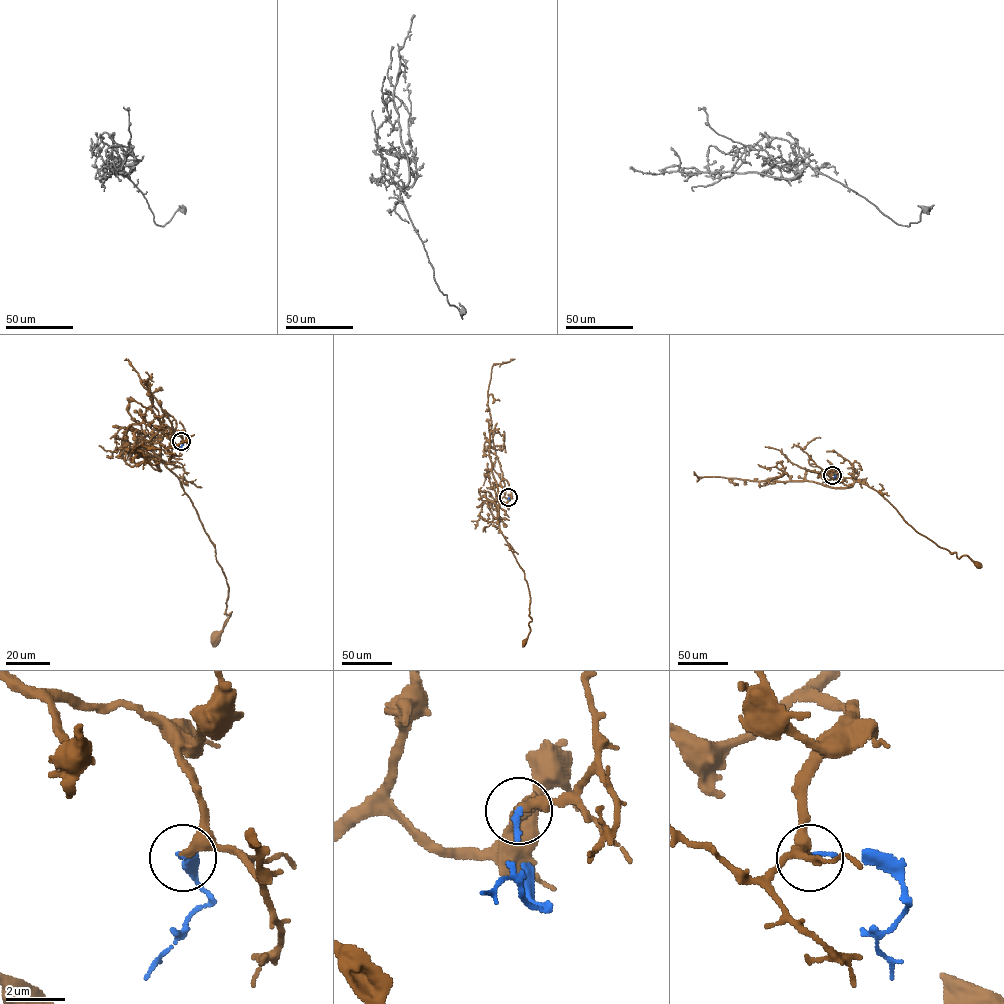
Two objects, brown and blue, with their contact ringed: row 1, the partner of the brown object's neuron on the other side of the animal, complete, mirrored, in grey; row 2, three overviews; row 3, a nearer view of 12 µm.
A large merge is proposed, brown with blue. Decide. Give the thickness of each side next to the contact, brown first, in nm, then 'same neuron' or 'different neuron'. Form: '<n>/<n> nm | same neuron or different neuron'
340/170 nm | different neuron

